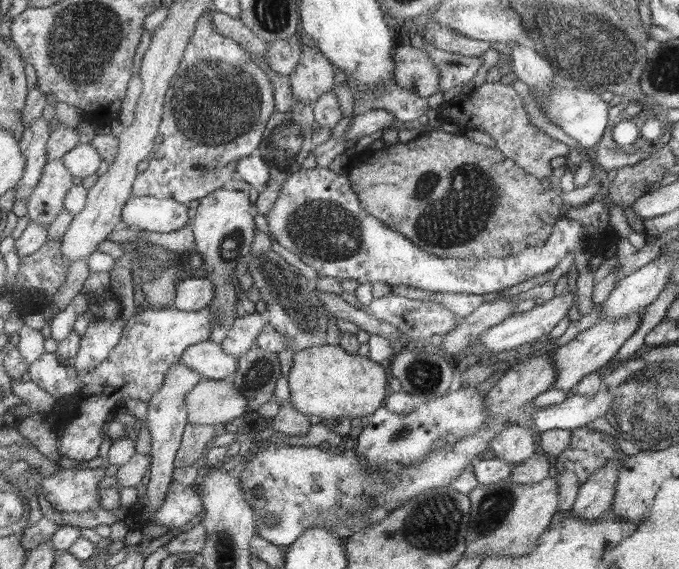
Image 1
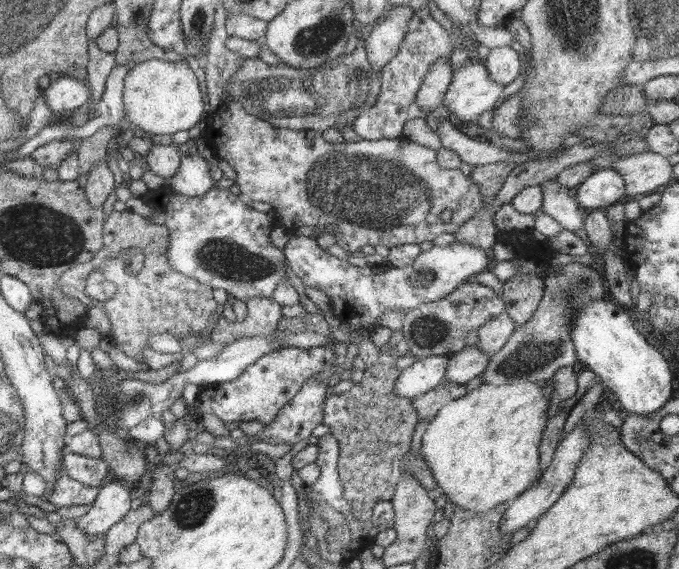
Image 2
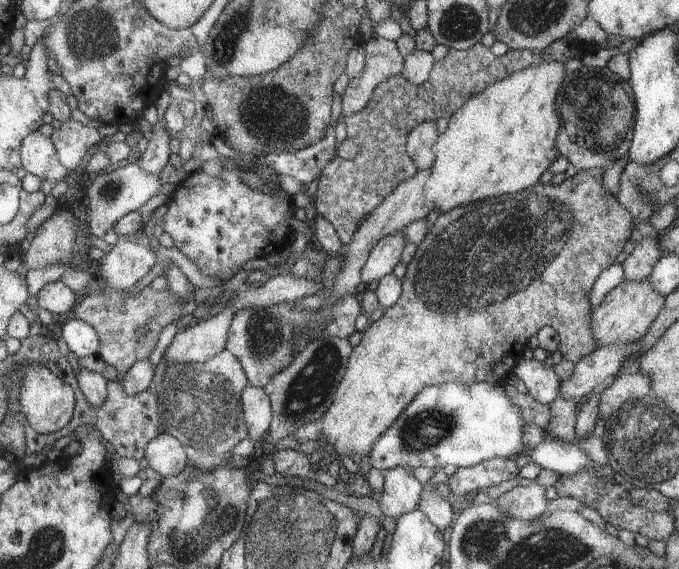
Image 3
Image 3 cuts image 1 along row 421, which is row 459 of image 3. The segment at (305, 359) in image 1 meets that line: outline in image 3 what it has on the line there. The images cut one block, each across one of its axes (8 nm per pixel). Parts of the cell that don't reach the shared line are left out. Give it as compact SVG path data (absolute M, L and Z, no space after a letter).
M603 170L579 171L576 176L566 178L562 184L539 183L535 188L527 191L503 195L501 198L489 199L480 203L474 202L462 207L455 207L446 213L440 213L434 226L418 245L412 262L408 264L406 275L401 280L403 292L399 302L394 304L394 307L387 309L380 320L372 322L363 333L360 344L353 348L346 373L334 394L334 401L315 426L315 437L320 446L317 452L332 452L330 458L333 459L338 455L341 458L348 456L357 461L364 457L368 458L373 452L376 442L388 432L394 422L405 412L405 409L417 399L417 396L430 385L442 385L451 381L464 385L472 385L474 382L480 381L487 381L498 386L503 385L506 377L513 373L518 362L526 356L529 340L534 340L534 336L538 335L542 328L554 328L559 337L559 350L564 361L576 364L586 356L592 355L597 350L599 343L595 339L591 327L594 308L591 305L590 296L602 272L614 267L614 264L618 264L618 256L622 256L622 252L626 252L626 244L630 244L634 222L637 219L617 200L615 194L604 189L601 178Z

